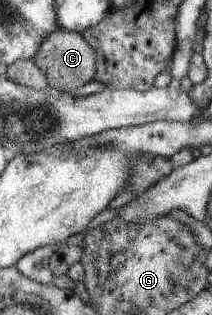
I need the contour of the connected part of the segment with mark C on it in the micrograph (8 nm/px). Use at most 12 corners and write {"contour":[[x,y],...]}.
{"contour":[[57,26],[34,62],[47,86],[69,93],[96,75],[94,49]]}

